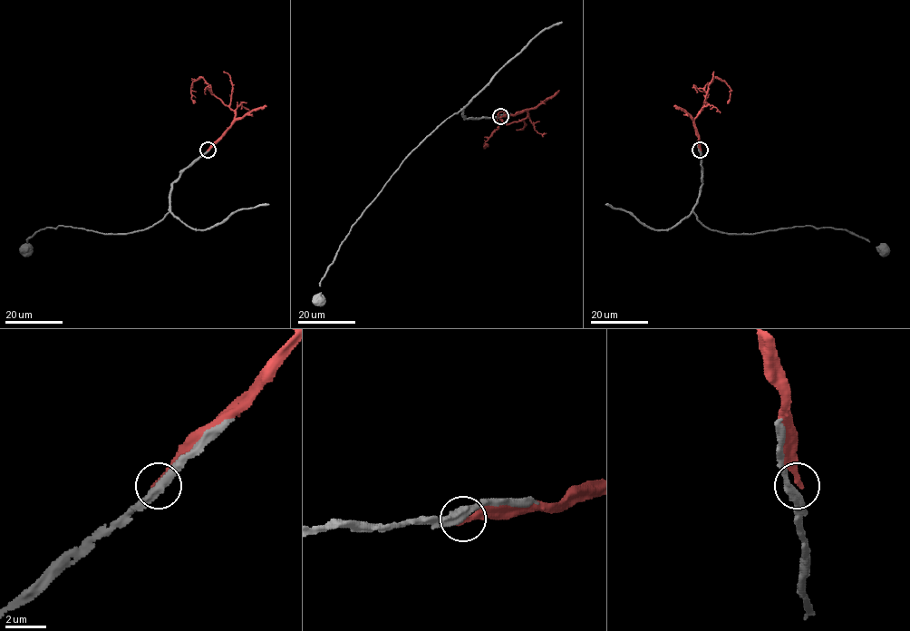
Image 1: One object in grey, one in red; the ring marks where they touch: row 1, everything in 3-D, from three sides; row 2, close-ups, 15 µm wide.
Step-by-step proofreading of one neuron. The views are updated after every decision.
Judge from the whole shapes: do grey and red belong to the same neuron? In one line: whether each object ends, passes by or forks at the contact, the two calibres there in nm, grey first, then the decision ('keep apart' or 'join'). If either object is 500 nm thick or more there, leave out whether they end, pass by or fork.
grey passes by; red ends there; 360 nm thick on the grey side, 280 nm on the other; keep apart

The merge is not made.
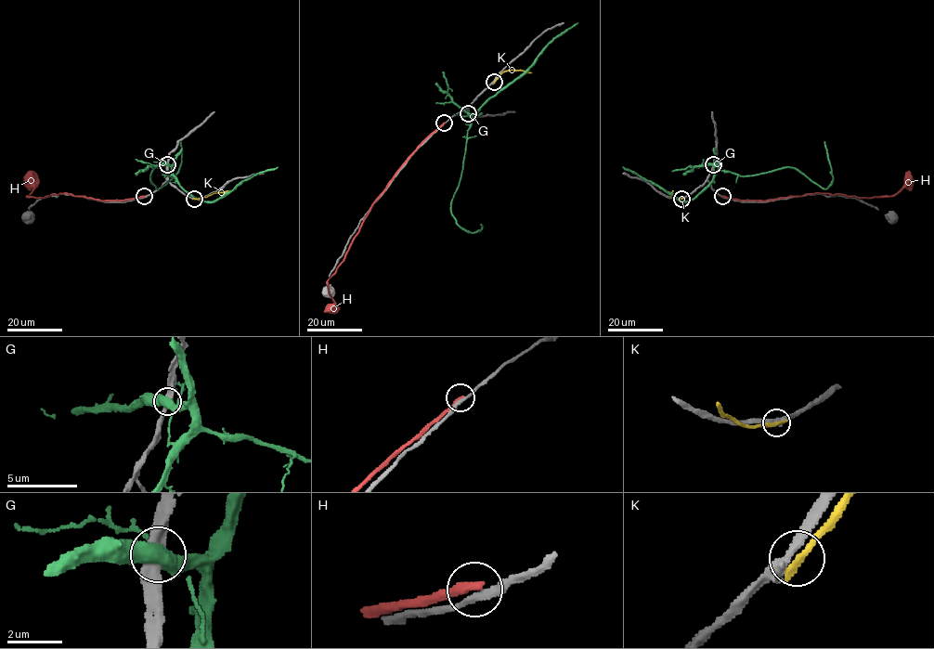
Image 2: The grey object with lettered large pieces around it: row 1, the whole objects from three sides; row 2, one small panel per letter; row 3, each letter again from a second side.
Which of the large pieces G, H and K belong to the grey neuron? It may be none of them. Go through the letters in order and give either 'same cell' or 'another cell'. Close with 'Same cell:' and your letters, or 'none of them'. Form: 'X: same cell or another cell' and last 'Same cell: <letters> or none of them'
G: another cell
H: another cell
K: another cell
Same cell: none of them

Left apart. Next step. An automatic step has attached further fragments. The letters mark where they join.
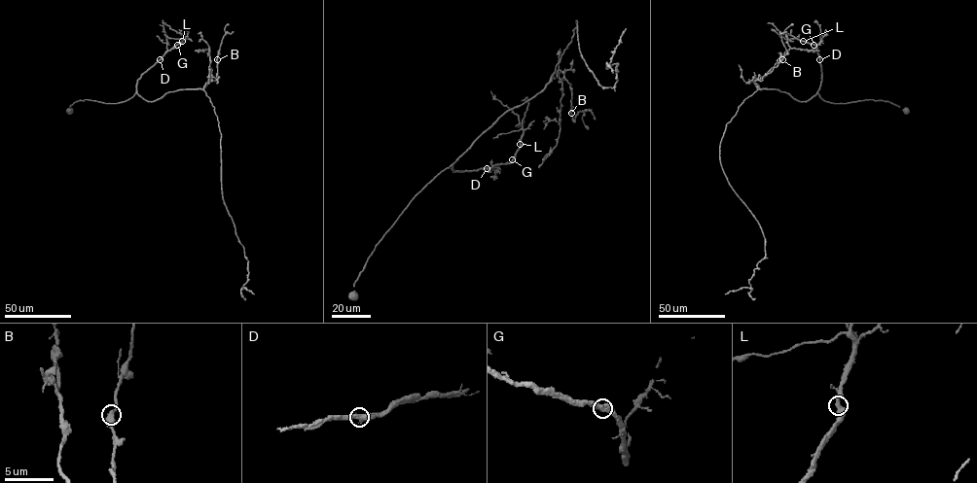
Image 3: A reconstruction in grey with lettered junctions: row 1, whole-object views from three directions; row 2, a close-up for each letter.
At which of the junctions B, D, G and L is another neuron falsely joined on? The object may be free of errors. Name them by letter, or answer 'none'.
none

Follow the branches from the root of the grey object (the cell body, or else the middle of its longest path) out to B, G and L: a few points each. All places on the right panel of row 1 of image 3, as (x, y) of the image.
B: (906, 111), (888, 101), (834, 103), (817, 93), (799, 101), (758, 88), (753, 81), (782, 59)
G: (906, 111), (882, 100), (846, 103), (823, 100), (817, 93), (821, 65), (814, 45)
L: (906, 111), (882, 100), (846, 103), (823, 100), (817, 93), (821, 72), (816, 48), (803, 41)

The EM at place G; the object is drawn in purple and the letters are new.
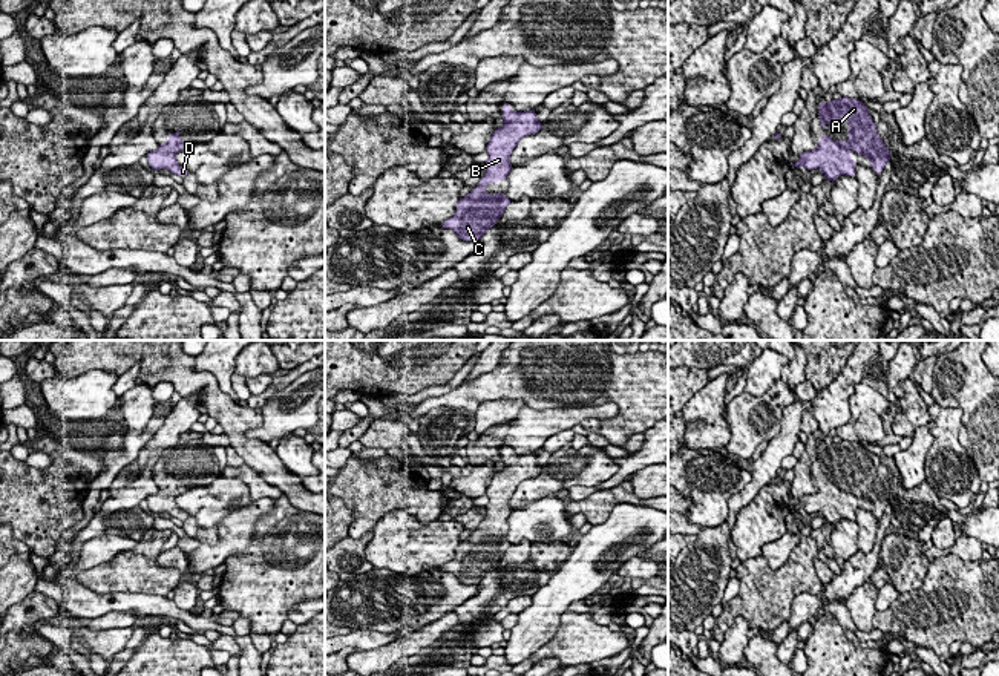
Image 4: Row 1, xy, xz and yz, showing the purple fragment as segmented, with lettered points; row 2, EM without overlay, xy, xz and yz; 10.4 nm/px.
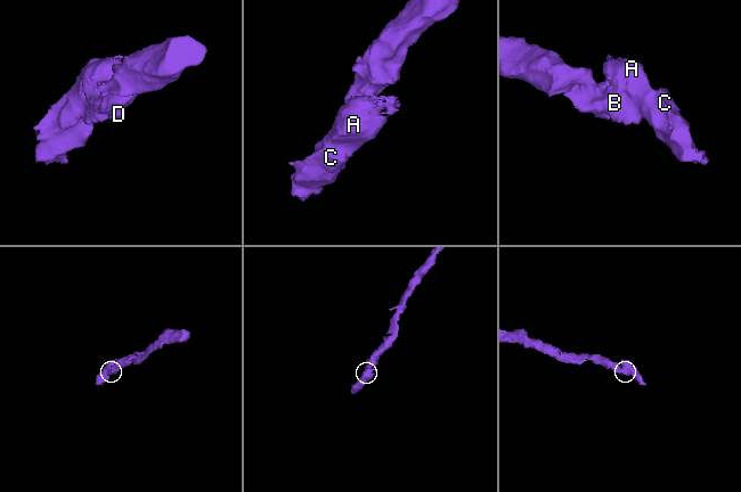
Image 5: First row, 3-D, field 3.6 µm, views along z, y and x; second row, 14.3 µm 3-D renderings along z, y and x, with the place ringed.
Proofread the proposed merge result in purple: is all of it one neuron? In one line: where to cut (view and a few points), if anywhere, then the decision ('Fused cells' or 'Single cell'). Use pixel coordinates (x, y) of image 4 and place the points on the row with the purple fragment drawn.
No split. Single cell

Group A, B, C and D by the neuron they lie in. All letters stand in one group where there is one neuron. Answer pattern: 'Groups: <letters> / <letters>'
Groups: A B C D

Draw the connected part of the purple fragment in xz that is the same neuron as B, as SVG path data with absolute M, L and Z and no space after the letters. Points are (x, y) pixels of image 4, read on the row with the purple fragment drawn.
M509 103L503 104L504 126L493 130L486 152L486 173L480 184L455 205L457 213L440 227L452 228L461 241L477 242L501 219L506 207L512 202L504 193L486 192L489 184L507 179L512 170L510 155L518 143L529 135L536 135L542 129L535 110L512 110Z

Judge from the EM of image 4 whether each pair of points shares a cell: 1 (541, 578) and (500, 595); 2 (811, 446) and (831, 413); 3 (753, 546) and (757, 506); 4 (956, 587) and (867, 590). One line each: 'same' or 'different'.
1: same
2: different
3: same
4: different

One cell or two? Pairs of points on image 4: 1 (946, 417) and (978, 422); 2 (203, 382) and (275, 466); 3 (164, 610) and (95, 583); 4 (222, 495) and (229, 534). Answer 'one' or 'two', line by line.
1: two
2: one
3: two
4: two

